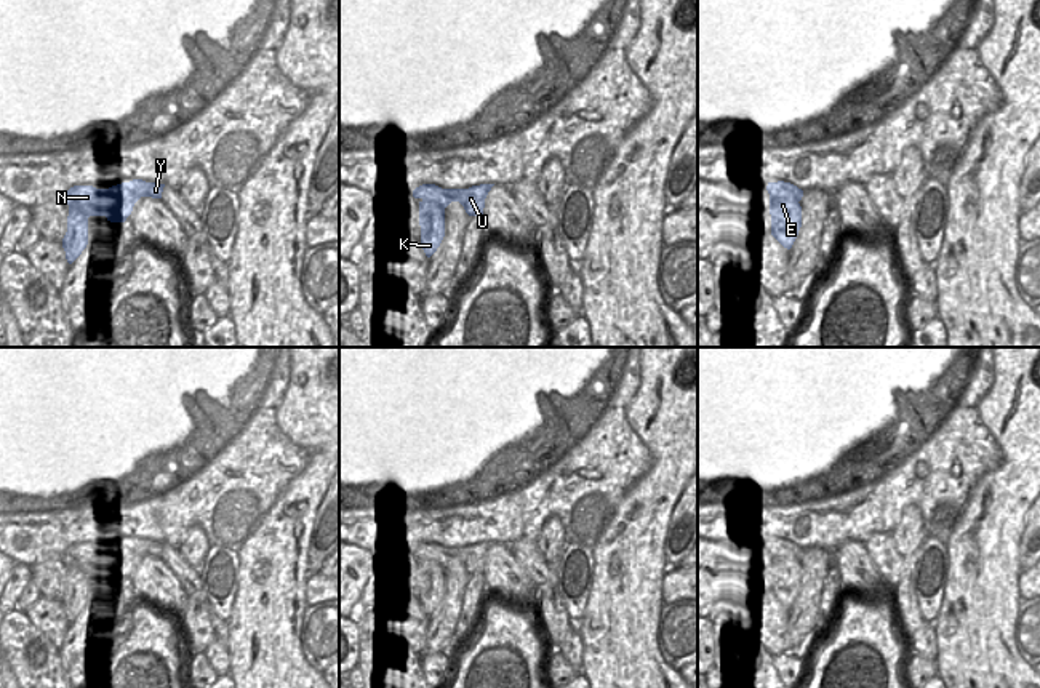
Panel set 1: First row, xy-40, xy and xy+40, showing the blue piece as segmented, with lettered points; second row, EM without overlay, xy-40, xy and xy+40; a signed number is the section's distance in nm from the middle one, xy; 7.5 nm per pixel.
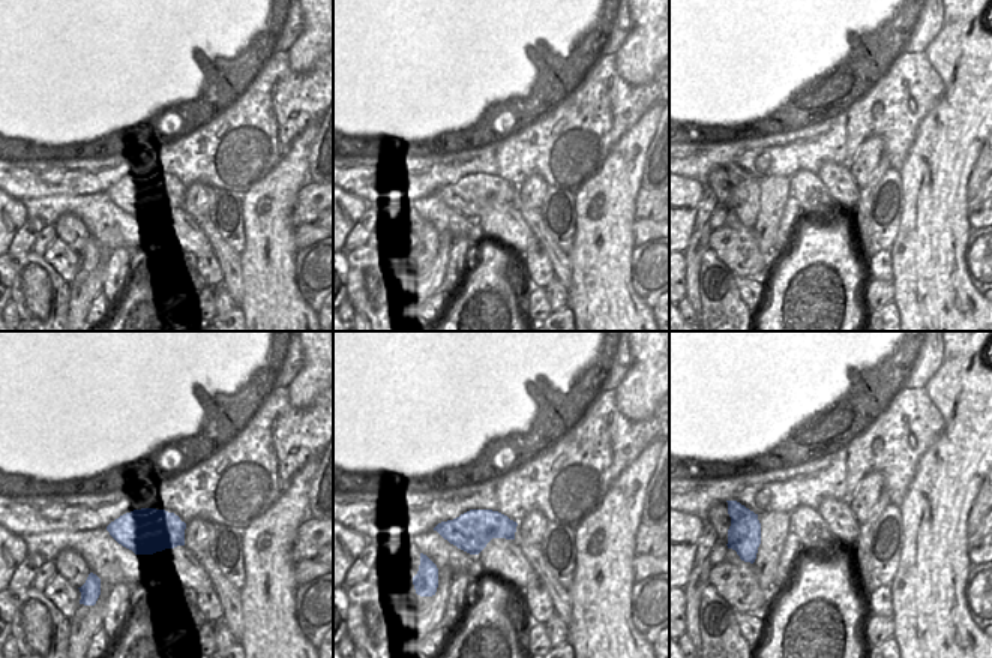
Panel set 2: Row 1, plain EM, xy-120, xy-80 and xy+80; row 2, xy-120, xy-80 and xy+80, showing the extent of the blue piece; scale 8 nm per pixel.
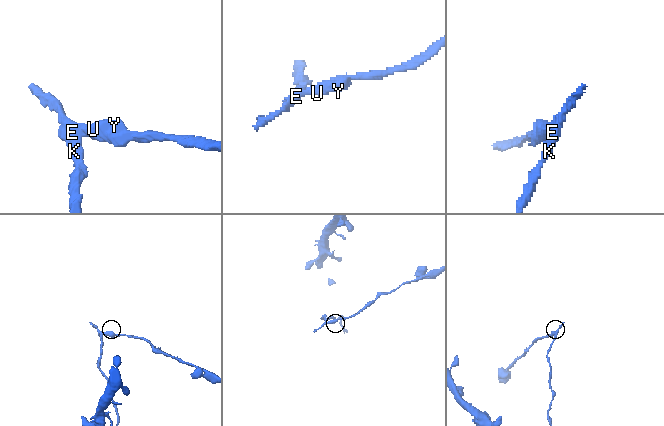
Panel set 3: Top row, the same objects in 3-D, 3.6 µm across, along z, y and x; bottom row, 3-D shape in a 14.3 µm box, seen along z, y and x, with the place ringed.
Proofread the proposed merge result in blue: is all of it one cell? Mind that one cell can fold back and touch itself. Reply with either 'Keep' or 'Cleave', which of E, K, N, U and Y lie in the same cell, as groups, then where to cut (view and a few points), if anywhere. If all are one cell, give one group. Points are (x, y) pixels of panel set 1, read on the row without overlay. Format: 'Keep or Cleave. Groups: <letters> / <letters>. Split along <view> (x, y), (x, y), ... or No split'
Cleave. Groups: E K / N U Y. Split along xy+40 (770, 551), (773, 554), (794, 554), (799, 559)

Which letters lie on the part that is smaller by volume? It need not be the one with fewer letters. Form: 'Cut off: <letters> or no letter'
Cut off: N, U, Y

